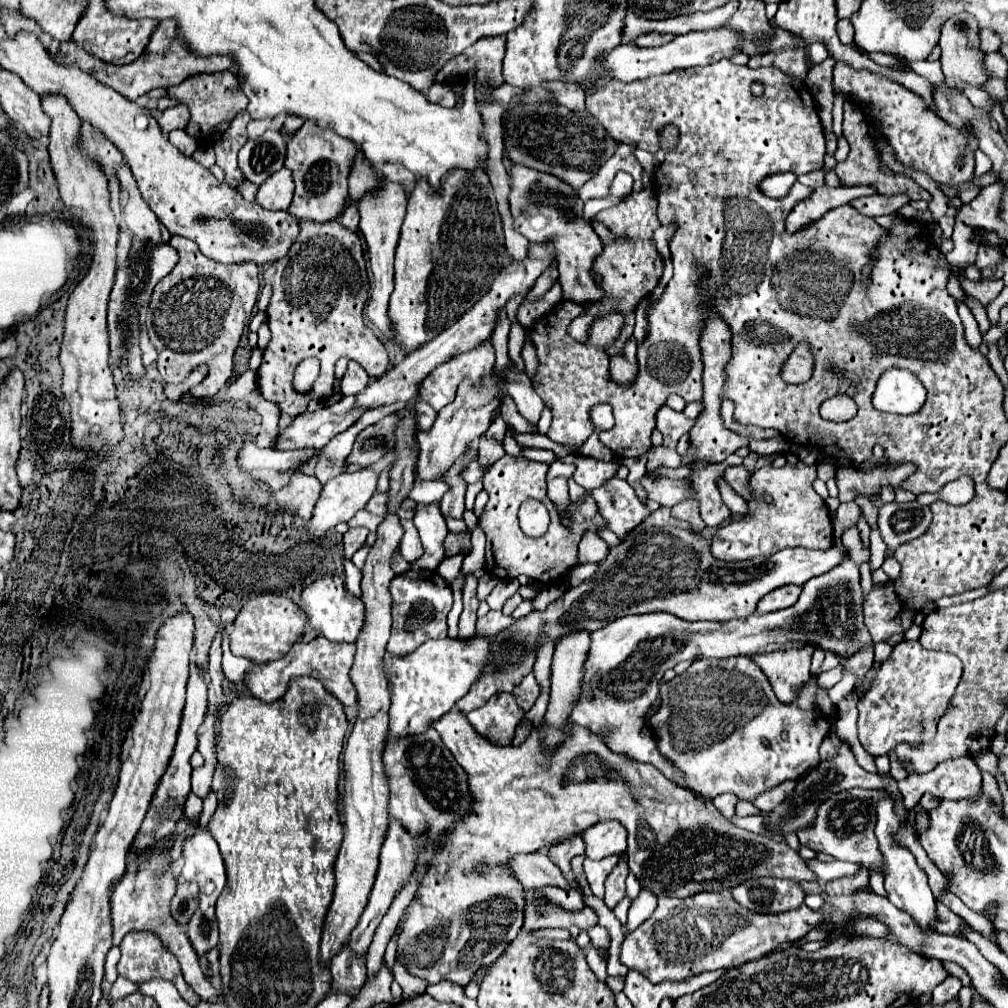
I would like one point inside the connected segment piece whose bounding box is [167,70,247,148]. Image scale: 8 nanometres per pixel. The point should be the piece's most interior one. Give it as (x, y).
(209, 97)

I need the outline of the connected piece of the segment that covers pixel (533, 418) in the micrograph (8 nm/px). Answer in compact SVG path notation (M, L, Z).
M509 366L509 372L507 372L507 394L511 394L511 398L515 400L517 404L517 410L519 414L529 422L529 424L537 424L539 422L539 416L541 416L541 410L543 410L543 400L537 396L531 380L527 378L527 374L517 374L513 372L513 368Z

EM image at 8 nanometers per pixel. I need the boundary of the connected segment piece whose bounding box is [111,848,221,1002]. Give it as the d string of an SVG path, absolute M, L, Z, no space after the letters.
M163 848L159 854L153 854L151 862L147 866L137 866L137 862L131 862L127 866L127 876L117 884L117 888L111 894L111 924L113 924L113 944L119 944L123 936L131 930L151 930L157 932L159 938L163 938L165 946L179 958L183 976L187 984L201 996L201 1000L207 1002L219 1002L221 994L211 986L209 978L201 970L199 954L191 946L189 938L181 932L179 924L173 922L169 914L169 902L175 894L175 878L171 874L169 864L165 862L165 850Z

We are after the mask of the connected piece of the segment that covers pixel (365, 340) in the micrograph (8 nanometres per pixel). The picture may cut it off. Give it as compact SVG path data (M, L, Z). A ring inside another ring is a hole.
M301 220L299 226L301 234L287 258L273 262L263 272L263 280L273 286L273 296L267 306L267 324L273 338L257 370L257 390L265 400L279 406L279 428L287 426L295 414L303 414L309 400L327 400L333 394L333 366L339 358L359 362L367 374L375 378L381 376L389 364L385 346L373 330L365 326L363 318L369 302L369 278L359 234L345 228L339 220ZM307 356L319 358L321 372L313 388L299 394L293 388L293 374Z

